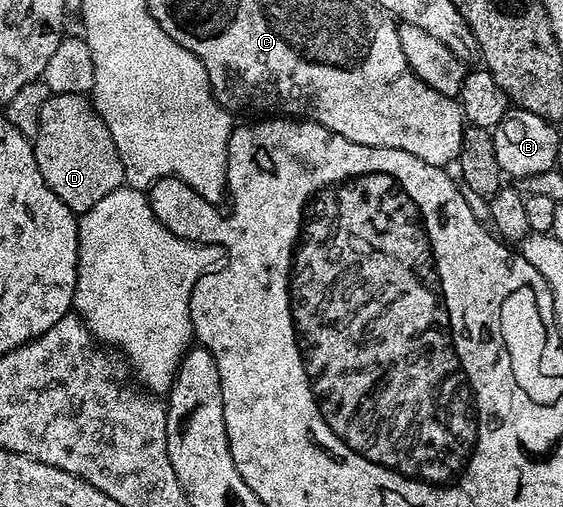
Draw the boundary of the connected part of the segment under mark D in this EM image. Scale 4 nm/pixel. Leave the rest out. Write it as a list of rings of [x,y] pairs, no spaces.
[[[49,93],[38,120],[38,136],[32,142],[32,151],[38,160],[38,172],[42,172],[42,180],[46,180],[50,192],[77,216],[94,208],[102,196],[110,196],[110,192],[125,185],[114,136],[110,136],[110,128],[106,128],[96,107],[83,94]]]

